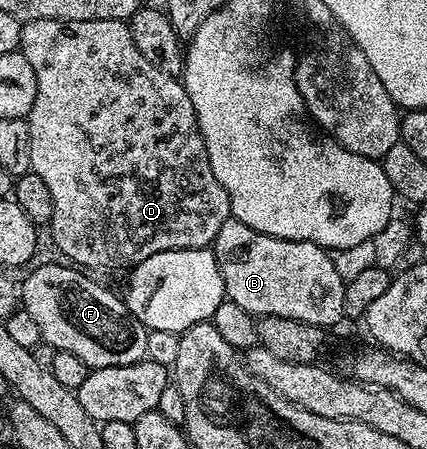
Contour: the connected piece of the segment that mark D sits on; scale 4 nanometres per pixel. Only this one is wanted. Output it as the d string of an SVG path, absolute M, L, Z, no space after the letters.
M39 19L22 22L19 53L25 57L27 64L31 64L37 81L35 104L27 119L31 128L29 168L32 173L38 174L47 183L47 188L51 191L51 200L55 204L51 223L53 242L66 254L64 257L70 263L88 268L90 271L122 270L125 272L138 266L143 260L147 260L147 256L155 256L155 252L200 250L212 247L219 228L223 228L223 224L231 217L229 197L223 184L215 180L215 172L211 172L211 160L207 156L203 136L199 132L195 108L187 96L184 85L176 77L159 72L159 68L143 60L143 52L139 52L139 48L135 48L135 40L131 40L128 21L94 20L71 23L60 22L57 19Z

